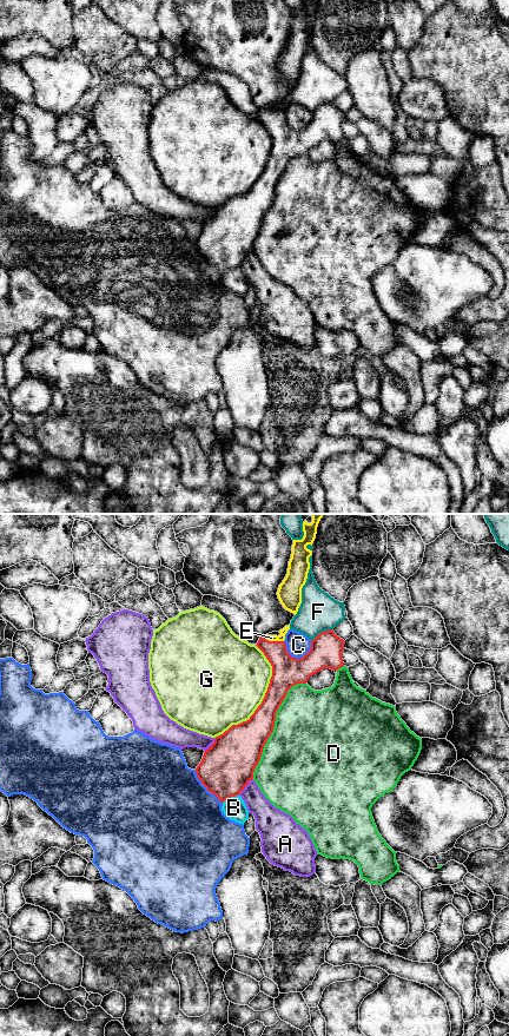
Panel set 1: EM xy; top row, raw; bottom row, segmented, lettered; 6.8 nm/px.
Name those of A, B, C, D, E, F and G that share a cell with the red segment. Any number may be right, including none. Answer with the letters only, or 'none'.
E

